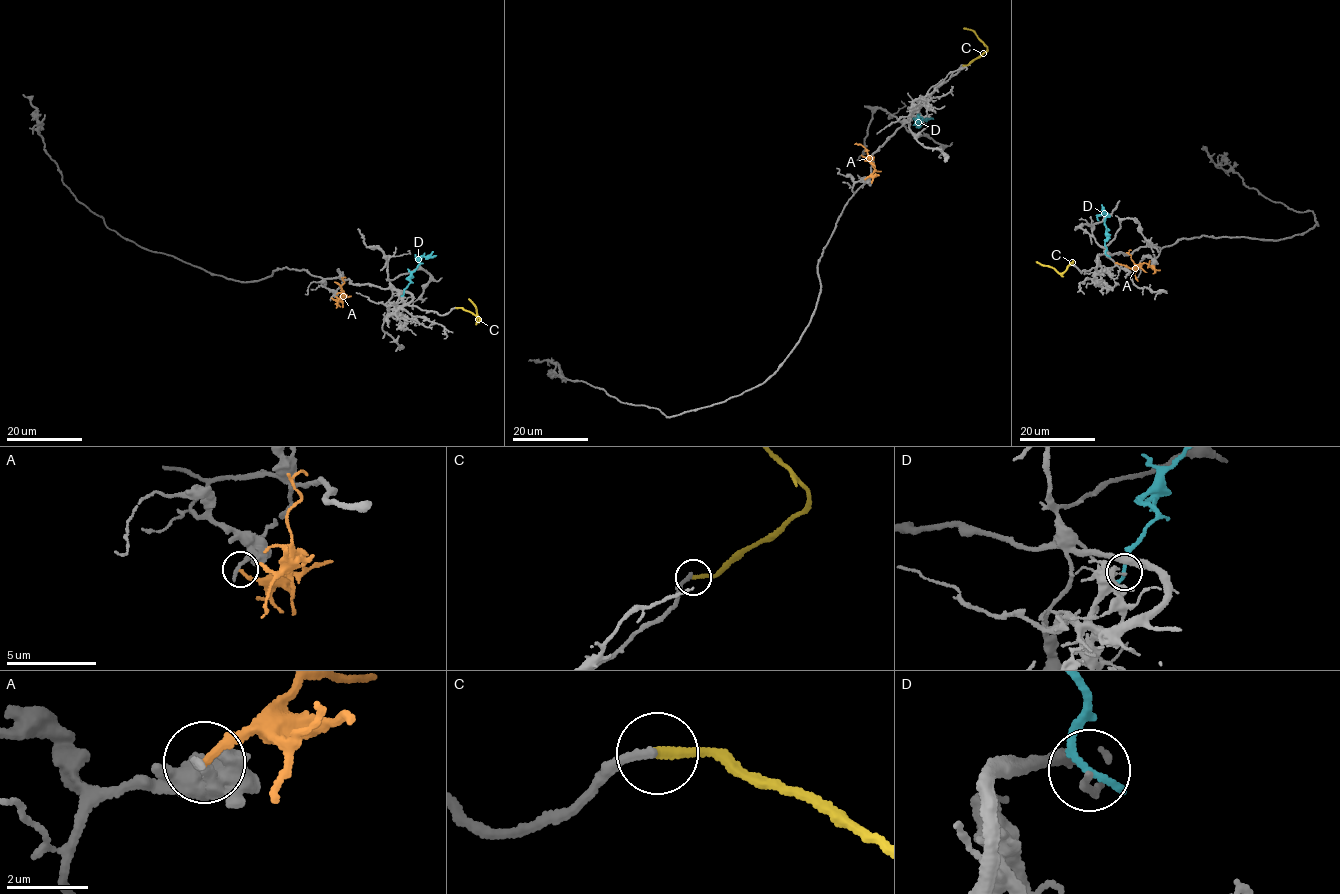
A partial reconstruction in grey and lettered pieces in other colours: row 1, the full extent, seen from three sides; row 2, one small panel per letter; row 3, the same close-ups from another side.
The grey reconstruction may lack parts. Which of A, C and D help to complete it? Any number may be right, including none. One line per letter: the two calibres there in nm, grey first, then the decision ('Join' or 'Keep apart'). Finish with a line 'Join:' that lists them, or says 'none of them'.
A: Thickness 240 nm (grey) against 190 nm. Keep apart
C: Thickness 220 nm (grey) against 240 nm. Join
D: Thickness 120 nm (grey) against 240 nm. Keep apart
Join: C

